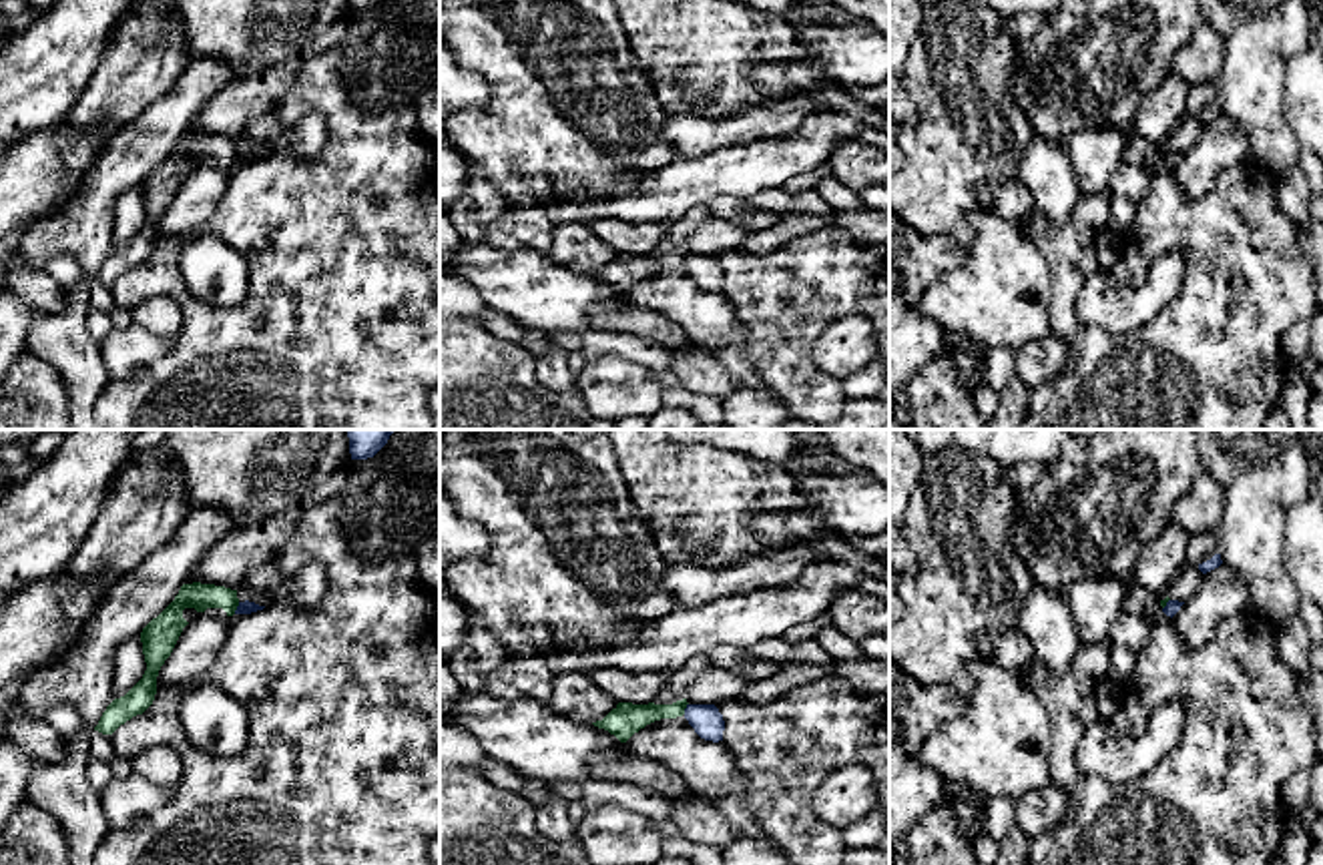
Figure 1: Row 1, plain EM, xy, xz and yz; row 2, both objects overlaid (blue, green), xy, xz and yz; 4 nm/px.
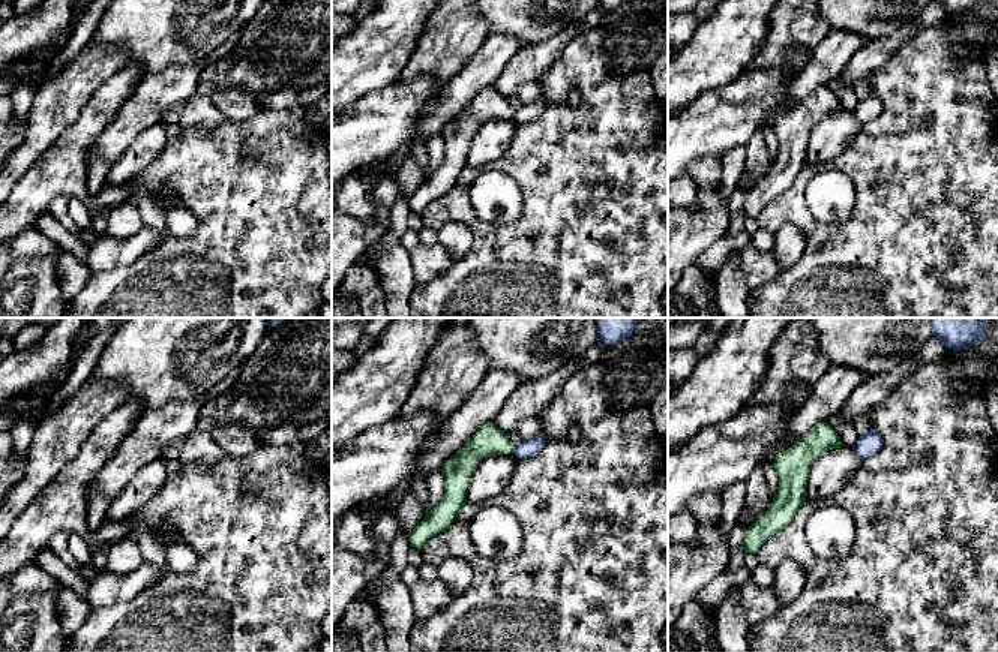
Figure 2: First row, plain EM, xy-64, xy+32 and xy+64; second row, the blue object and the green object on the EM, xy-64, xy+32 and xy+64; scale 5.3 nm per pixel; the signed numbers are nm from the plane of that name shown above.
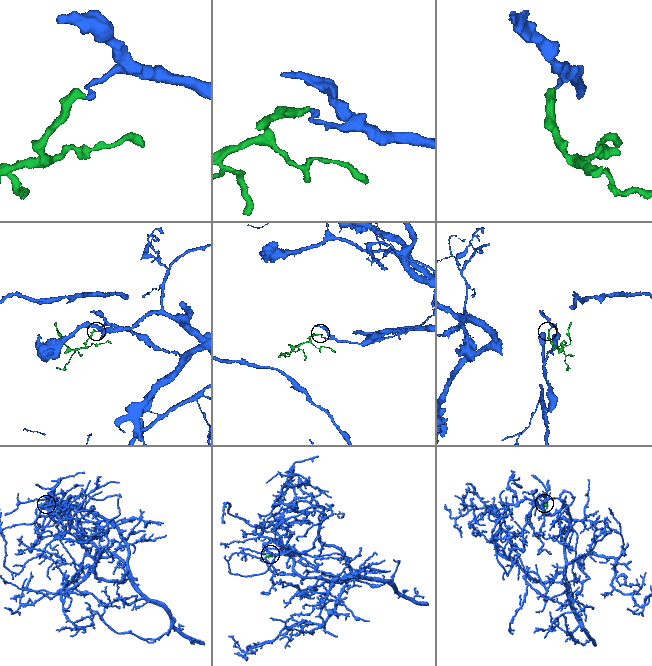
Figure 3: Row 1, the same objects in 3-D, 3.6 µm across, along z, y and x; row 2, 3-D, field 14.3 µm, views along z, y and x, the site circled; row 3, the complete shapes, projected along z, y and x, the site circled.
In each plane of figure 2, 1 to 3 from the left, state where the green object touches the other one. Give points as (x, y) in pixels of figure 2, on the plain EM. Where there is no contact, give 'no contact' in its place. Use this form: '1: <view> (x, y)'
1: no contact
2: xy+32 (515, 113)
3: no contact

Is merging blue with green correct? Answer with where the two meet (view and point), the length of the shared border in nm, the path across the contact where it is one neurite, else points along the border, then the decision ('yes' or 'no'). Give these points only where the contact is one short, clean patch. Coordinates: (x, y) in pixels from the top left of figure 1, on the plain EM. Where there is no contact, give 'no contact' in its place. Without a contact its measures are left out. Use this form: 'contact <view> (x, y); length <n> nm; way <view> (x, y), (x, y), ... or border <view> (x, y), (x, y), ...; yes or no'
contact xy (237, 159); length 50 nm; border xy (239, 153), (233, 163); no

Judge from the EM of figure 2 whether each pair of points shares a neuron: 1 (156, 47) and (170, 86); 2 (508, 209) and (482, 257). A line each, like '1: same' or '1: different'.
1: different
2: different

